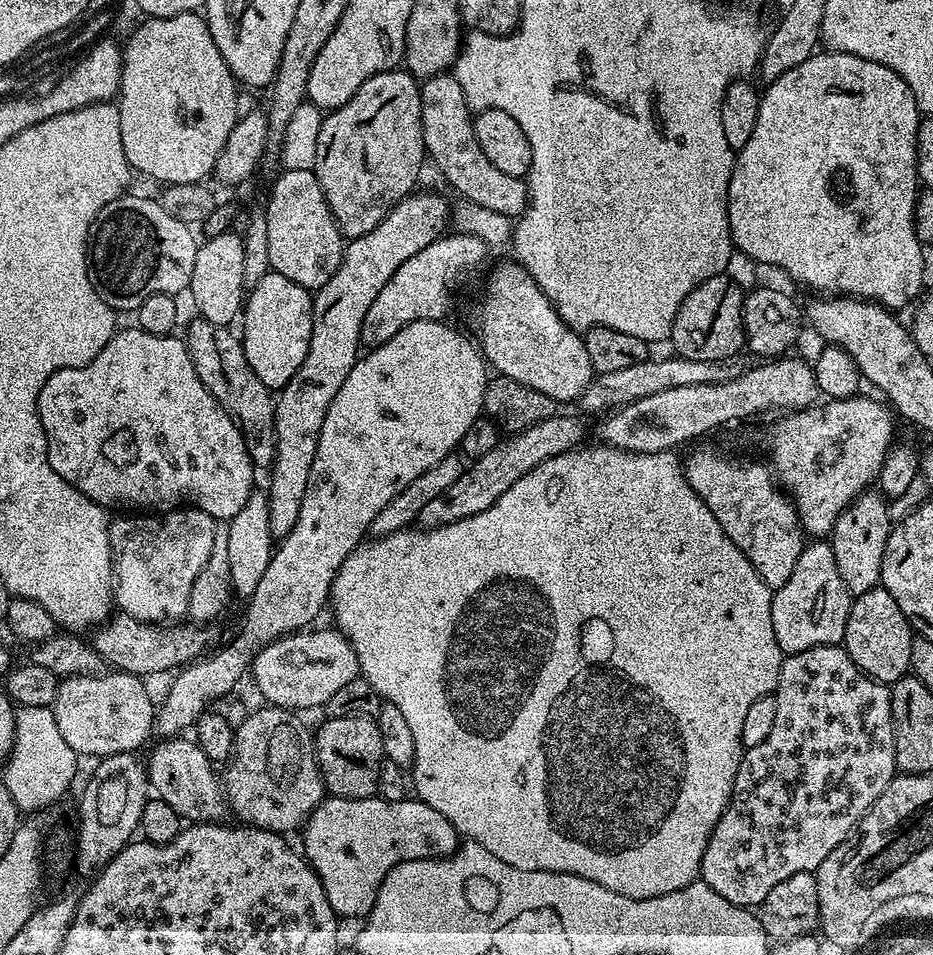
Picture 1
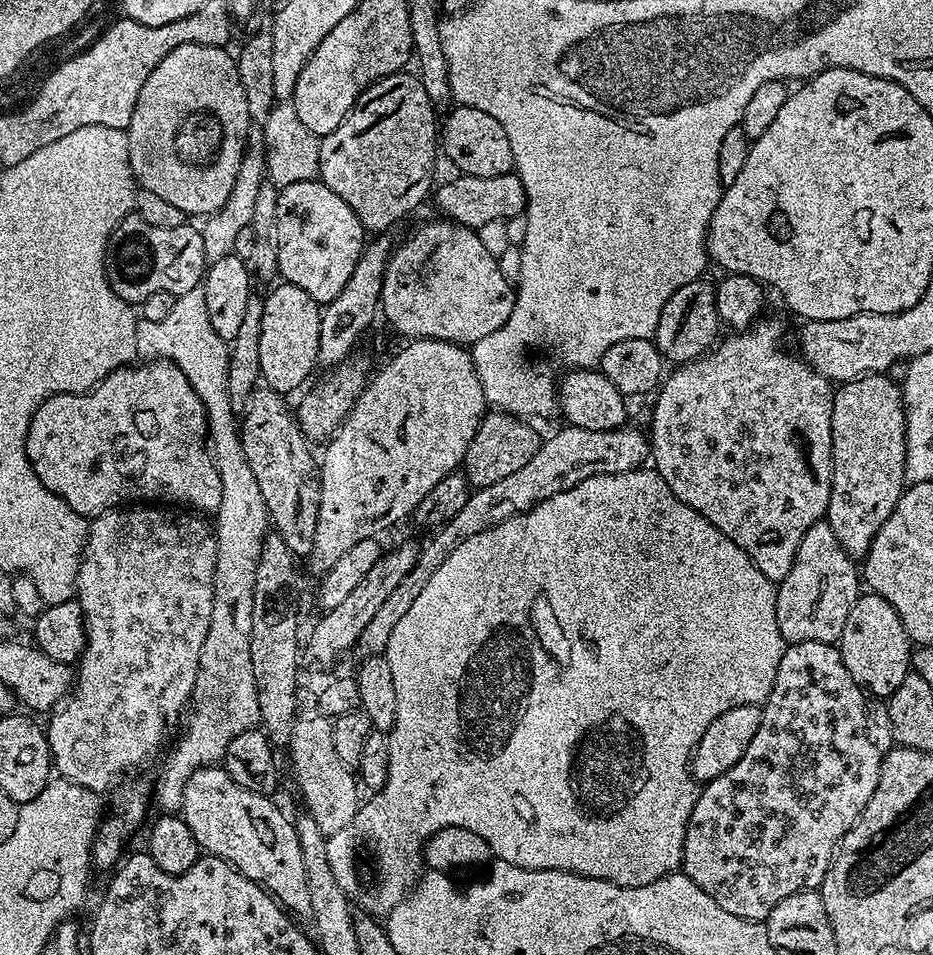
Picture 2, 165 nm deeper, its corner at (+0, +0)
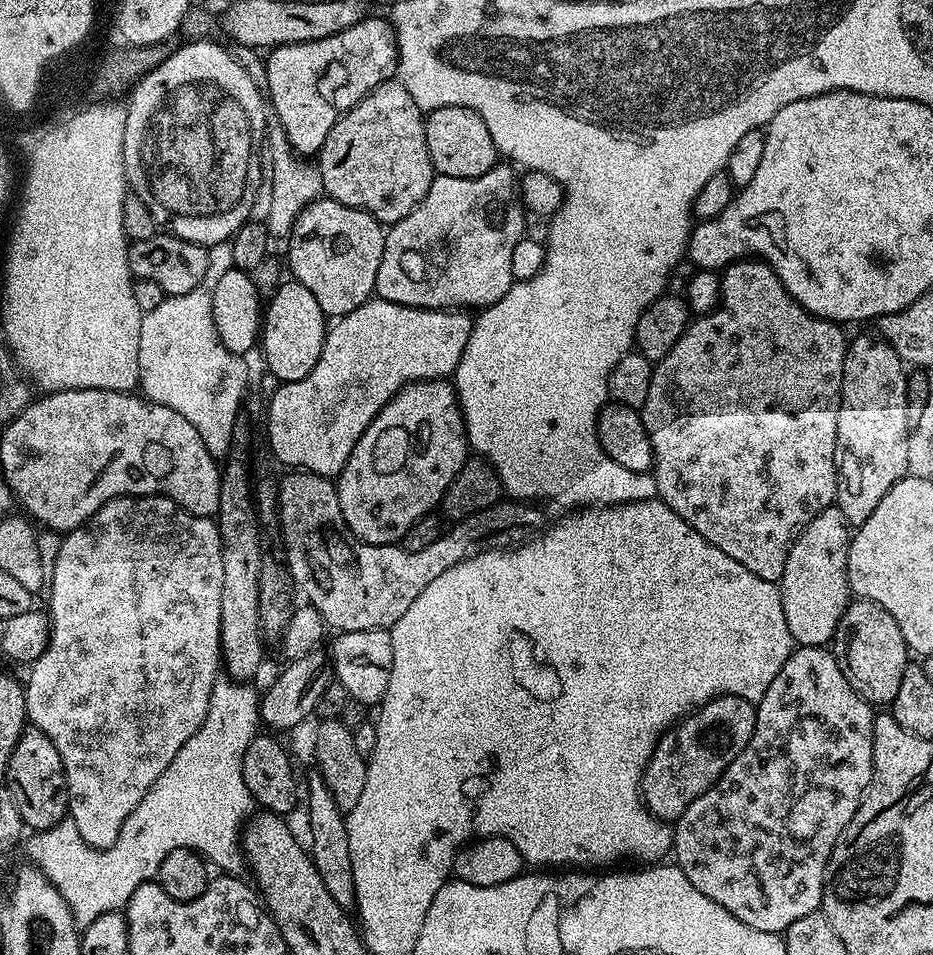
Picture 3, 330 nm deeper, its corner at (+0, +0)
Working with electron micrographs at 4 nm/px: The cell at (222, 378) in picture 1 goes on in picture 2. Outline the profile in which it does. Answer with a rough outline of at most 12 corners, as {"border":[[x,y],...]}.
{"border":[[281,393],[238,420],[271,527],[300,558],[318,526],[320,466]]}

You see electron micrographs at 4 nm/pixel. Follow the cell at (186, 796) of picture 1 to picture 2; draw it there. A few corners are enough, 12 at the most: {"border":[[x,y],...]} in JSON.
{"border":[[223,766],[196,768],[182,815],[207,855],[311,913],[296,825]]}

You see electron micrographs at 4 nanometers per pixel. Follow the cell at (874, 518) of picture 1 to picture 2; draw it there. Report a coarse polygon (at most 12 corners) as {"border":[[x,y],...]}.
{"border":[[835,389],[826,523],[867,556],[905,490],[904,397]]}

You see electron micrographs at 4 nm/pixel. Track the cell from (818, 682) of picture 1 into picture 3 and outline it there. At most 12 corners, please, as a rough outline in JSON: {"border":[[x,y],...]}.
{"border":[[800,646],[674,822],[706,898],[783,934],[872,781],[874,708]]}

